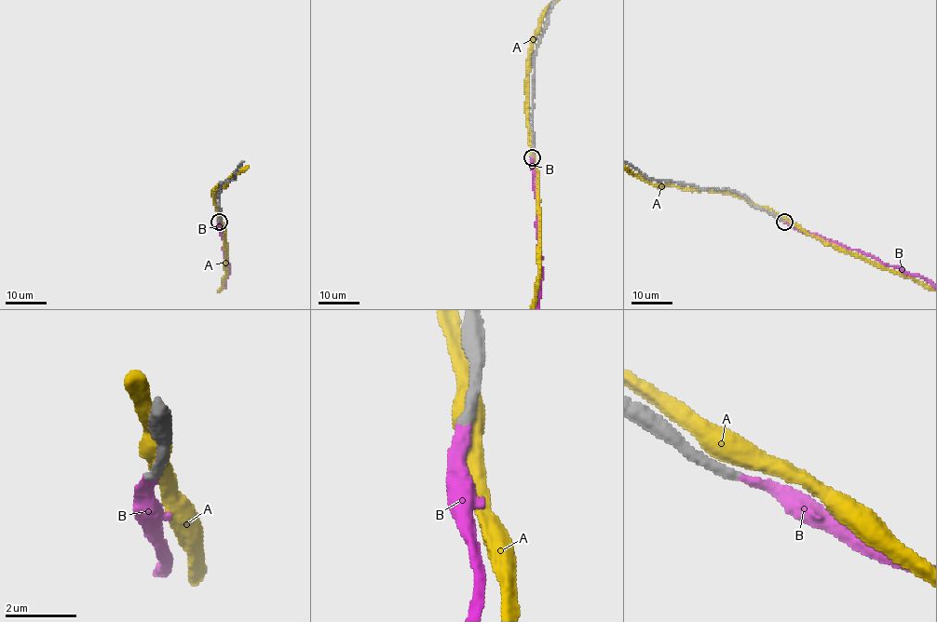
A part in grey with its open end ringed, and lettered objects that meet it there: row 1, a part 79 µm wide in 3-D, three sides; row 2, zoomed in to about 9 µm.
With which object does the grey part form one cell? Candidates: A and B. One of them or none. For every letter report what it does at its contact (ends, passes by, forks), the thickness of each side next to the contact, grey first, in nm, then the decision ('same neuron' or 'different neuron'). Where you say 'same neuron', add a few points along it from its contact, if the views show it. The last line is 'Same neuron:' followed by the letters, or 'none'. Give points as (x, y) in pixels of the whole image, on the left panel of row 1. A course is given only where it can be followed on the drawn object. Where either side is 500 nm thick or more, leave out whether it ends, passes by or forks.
A: calibres 400 and 500 nm; different neuron
B: it ends; calibres 300 and 280 nm; same neuron
Same neuron: B

